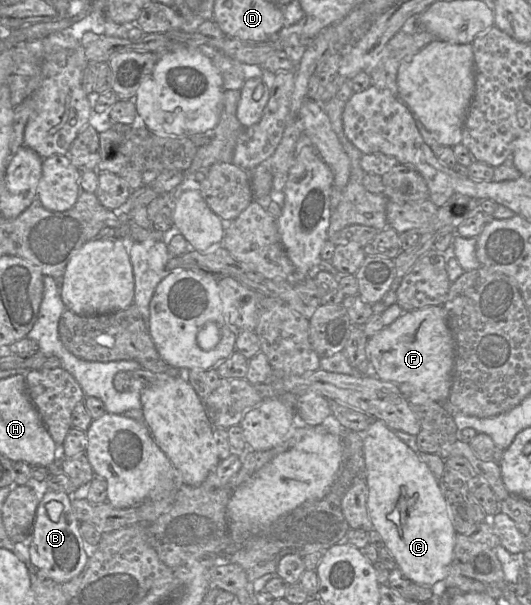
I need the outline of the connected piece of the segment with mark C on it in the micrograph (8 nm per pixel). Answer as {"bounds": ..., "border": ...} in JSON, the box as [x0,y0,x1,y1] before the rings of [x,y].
{"bounds":[363,420,456,588],"border":[[[374,420],[363,433],[363,443],[364,479],[369,490],[367,508],[373,528],[380,534],[403,575],[418,585],[431,588],[447,577],[453,562],[456,531],[446,497],[429,467],[384,422]]]}

